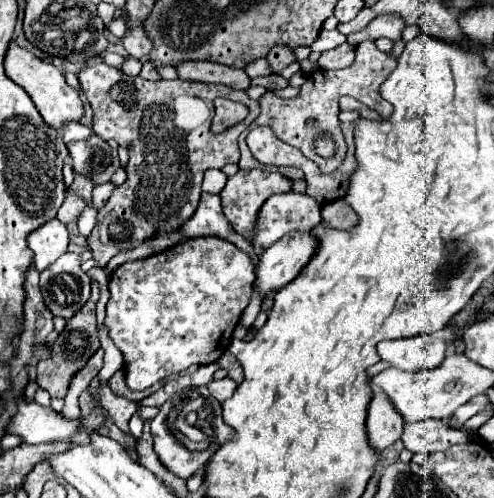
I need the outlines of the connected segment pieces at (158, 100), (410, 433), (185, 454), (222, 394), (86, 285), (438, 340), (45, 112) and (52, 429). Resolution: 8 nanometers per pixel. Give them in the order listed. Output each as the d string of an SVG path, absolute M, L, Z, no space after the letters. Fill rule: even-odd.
M92 62L88 64L80 74L78 74L80 86L92 106L94 112L94 132L100 138L112 138L120 146L124 146L130 154L130 162L126 166L126 182L116 186L110 200L106 206L96 214L96 226L88 238L88 246L94 254L94 260L104 268L112 256L132 250L142 244L142 240L150 238L150 234L156 234L158 230L170 230L170 228L180 228L186 220L192 218L192 214L198 208L200 196L202 196L202 176L208 168L222 168L230 162L240 160L240 150L238 150L238 136L244 128L250 126L260 114L260 106L256 100L250 100L246 92L240 90L230 90L228 86L222 84L202 84L202 82L188 82L188 80L160 80L160 82L150 82L140 76L132 78L122 74L118 68L106 66L102 62ZM222 96L234 102L240 102L248 106L250 114L244 122L224 130L222 134L212 134L210 132L210 122L214 116L214 98Z
M422 420L406 424L402 434L404 446L414 452L410 461L414 466L418 466L418 454L431 454L436 450L446 450L452 444L468 444L478 438L478 434L470 434L466 430L452 430L442 420Z
M174 398L168 400L160 412L156 414L156 418L152 420L152 436L154 436L154 452L158 454L160 462L174 472L178 478L192 478L210 458L216 450L204 450L202 454L194 454L190 450L186 450L186 446L182 446L174 434L170 434L170 428L166 426L168 422L168 414L172 410Z
M230 378L212 380L212 382L208 384L208 390L210 390L210 394L212 394L218 402L224 402L226 398L230 398L230 396L234 394L234 390L236 390L236 382L230 380Z
M66 252L40 274L46 306L54 316L70 320L90 298L90 278L80 268L80 256Z
M418 334L414 338L380 342L378 354L394 368L418 372L438 368L446 358L446 348L442 334Z
M10 42L6 58L4 58L4 70L6 70L6 76L10 80L14 80L18 86L22 86L28 92L28 96L32 98L34 106L38 108L40 116L44 118L44 122L48 126L52 126L52 128L58 130L62 124L76 122L84 114L78 90L74 90L74 88L70 88L66 84L64 74L54 64L50 64L50 62L34 56L30 50L26 50L26 48Z
M18 398L18 414L8 424L8 434L16 434L26 444L54 442L70 438L78 430L78 420L64 420L52 408L44 408L26 398Z

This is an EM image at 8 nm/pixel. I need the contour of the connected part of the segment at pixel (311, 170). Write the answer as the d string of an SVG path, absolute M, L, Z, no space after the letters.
M341 123L342 133L348 142L348 154L346 154L346 160L342 162L340 168L336 168L330 174L322 174L312 162L308 162L308 168L302 168L306 182L308 182L306 194L316 198L320 204L344 198L348 192L350 178L352 178L354 170L358 168L356 154L354 154L354 128L353 123Z

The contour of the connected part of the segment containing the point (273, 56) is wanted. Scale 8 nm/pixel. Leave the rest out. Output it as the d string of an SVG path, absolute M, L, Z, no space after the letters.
M274 46L274 48L270 50L270 54L266 56L266 60L268 60L270 68L272 68L276 74L280 74L286 66L290 66L292 62L296 62L296 56L294 56L294 52L292 52L290 48L286 48L286 46Z

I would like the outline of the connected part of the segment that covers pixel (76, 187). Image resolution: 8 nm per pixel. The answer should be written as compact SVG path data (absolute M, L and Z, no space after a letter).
M76 176L74 184L72 184L72 190L76 194L80 194L86 202L90 202L90 198L92 198L92 188L94 188L94 182L90 182L90 178L86 178L86 176Z

